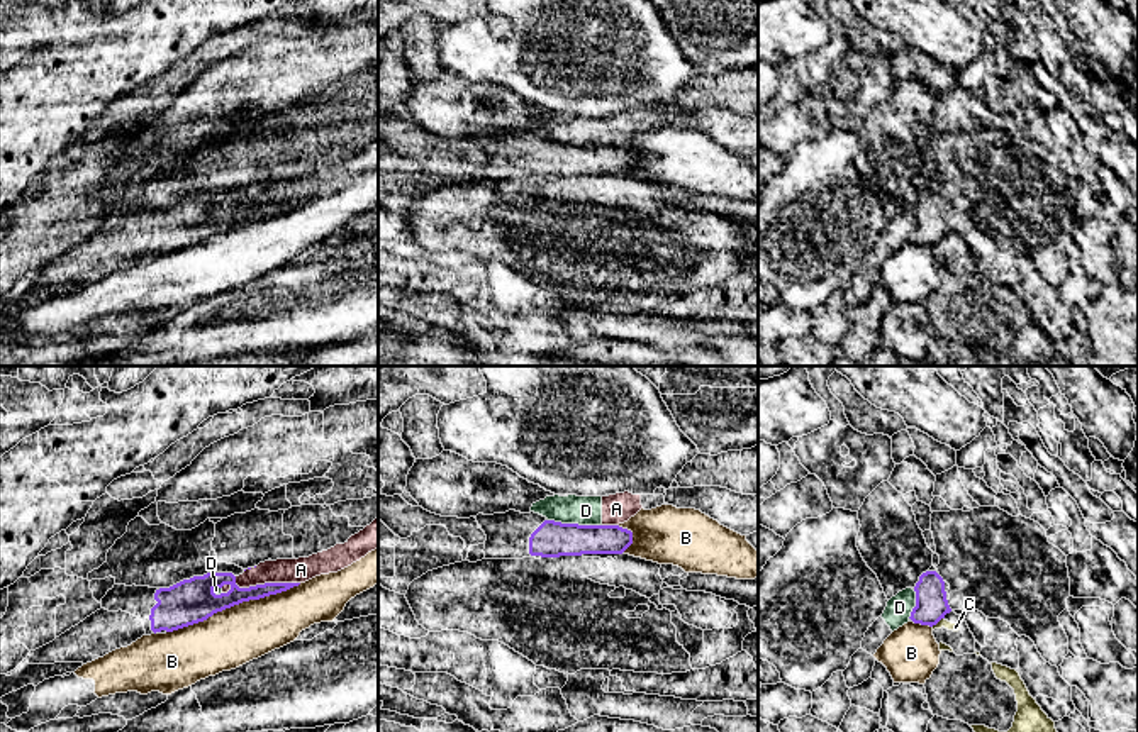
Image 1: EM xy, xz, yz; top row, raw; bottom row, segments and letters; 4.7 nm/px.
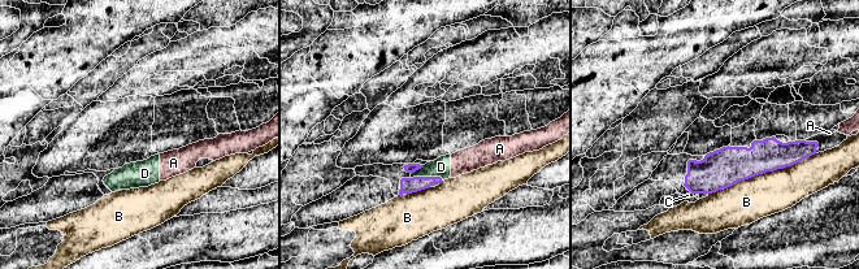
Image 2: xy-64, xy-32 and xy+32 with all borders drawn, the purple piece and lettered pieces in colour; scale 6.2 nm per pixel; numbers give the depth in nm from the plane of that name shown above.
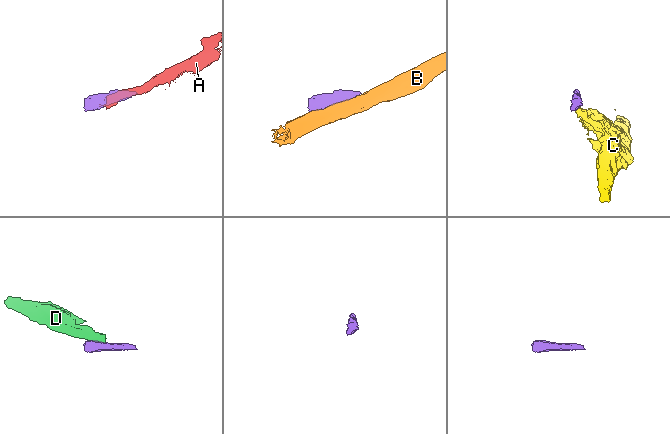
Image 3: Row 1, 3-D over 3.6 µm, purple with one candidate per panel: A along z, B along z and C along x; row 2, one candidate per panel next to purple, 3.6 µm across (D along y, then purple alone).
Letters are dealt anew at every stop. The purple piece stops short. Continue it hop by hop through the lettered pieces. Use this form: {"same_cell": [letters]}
{"same_cell": []}

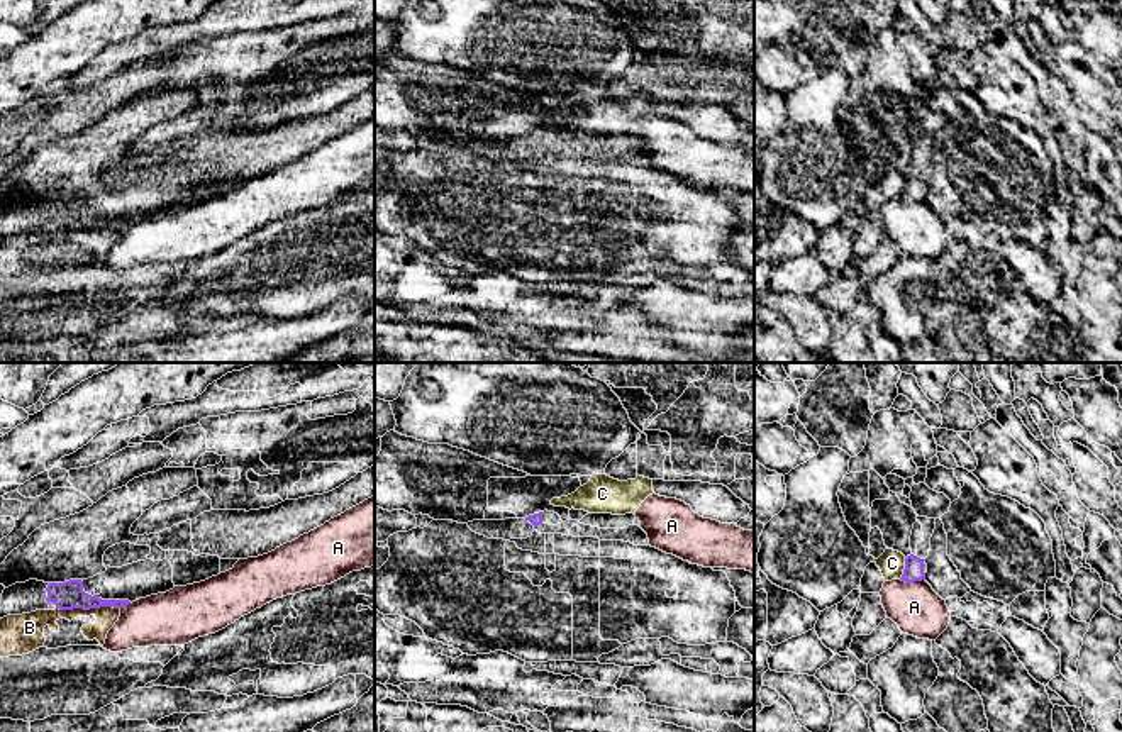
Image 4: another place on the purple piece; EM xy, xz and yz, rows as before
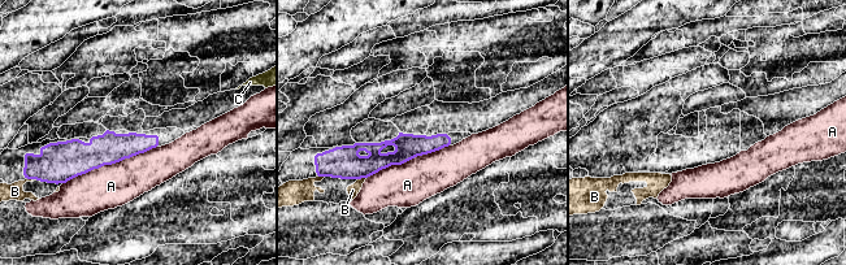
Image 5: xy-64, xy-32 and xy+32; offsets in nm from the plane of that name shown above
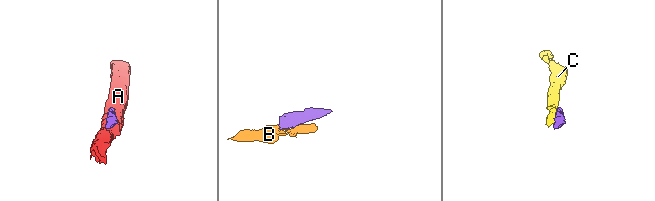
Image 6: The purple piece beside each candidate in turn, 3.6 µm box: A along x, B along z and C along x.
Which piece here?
{"same_cell": []}

